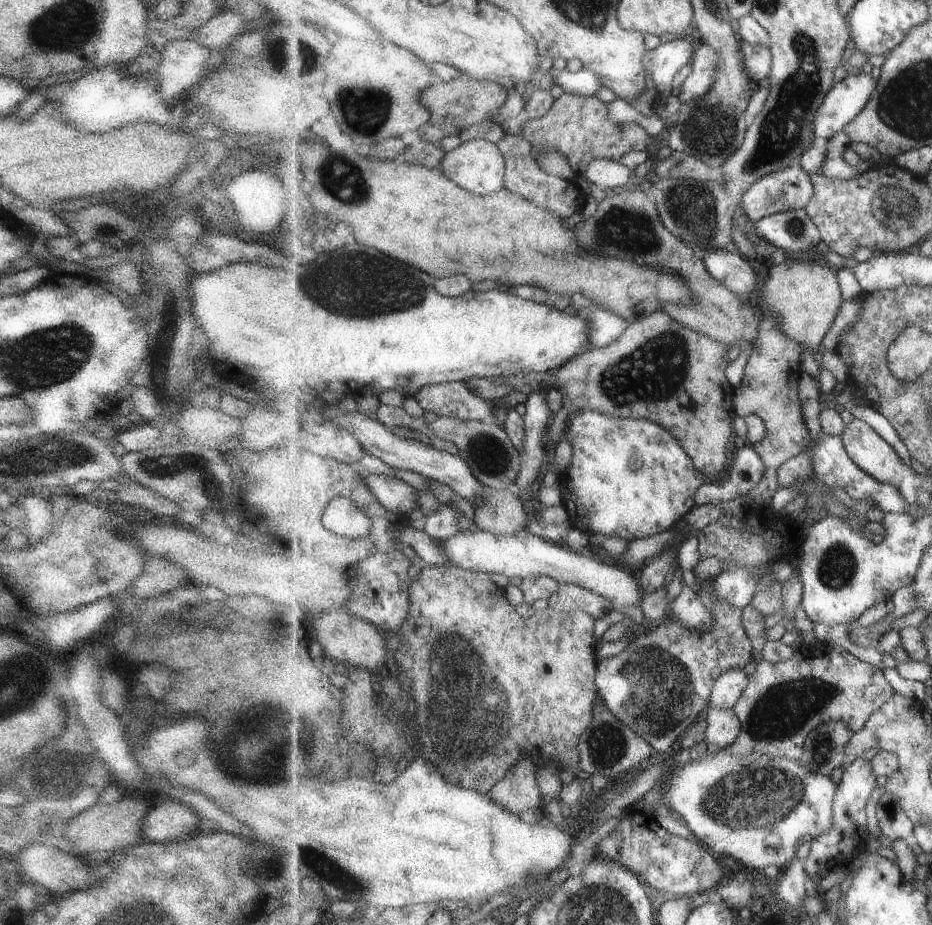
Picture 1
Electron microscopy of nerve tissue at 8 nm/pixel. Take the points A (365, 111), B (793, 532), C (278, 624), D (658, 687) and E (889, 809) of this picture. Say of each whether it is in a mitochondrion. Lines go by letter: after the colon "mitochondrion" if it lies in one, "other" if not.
A: mitochondrion
B: other
C: other
D: mitochondrion
E: mitochondrion

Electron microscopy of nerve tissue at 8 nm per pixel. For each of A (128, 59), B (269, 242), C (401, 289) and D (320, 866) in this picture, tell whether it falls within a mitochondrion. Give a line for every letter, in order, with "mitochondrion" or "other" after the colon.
A: other
B: other
C: mitochondrion
D: mitochondrion

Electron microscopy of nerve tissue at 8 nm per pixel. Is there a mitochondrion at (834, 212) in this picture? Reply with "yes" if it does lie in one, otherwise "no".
no

